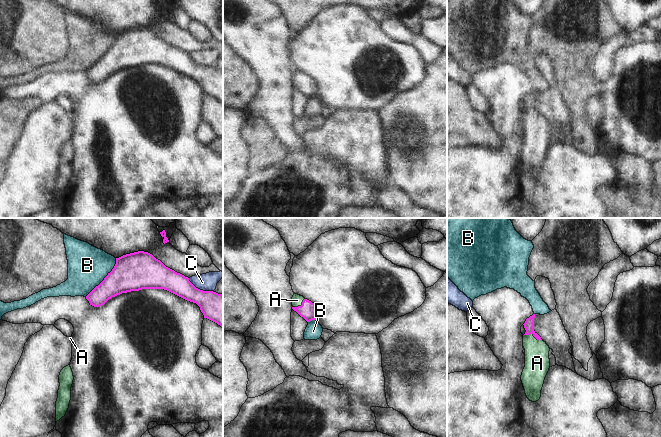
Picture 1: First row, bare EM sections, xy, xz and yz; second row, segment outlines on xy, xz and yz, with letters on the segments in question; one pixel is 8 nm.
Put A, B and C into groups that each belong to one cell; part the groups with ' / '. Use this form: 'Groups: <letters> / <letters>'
Groups: A / B / C

